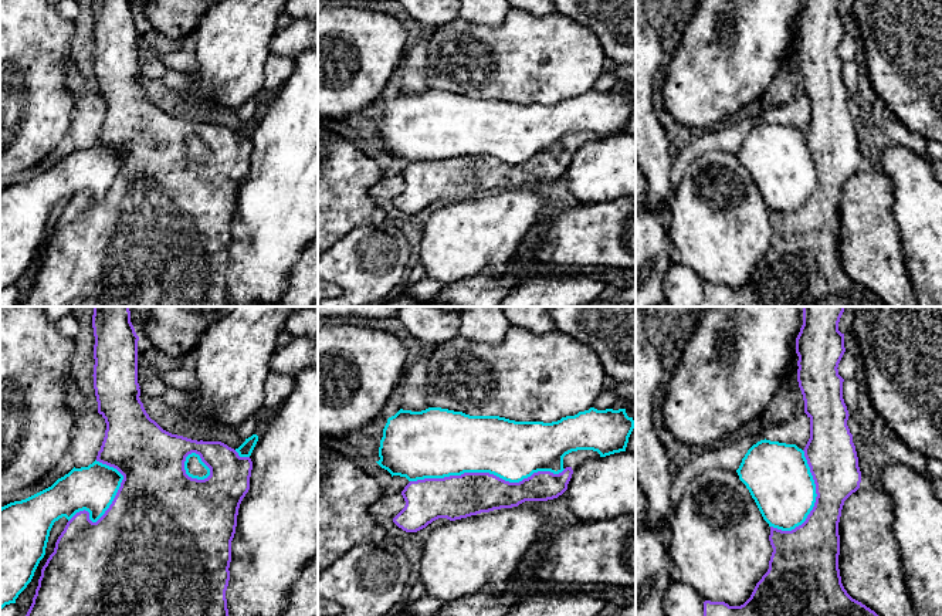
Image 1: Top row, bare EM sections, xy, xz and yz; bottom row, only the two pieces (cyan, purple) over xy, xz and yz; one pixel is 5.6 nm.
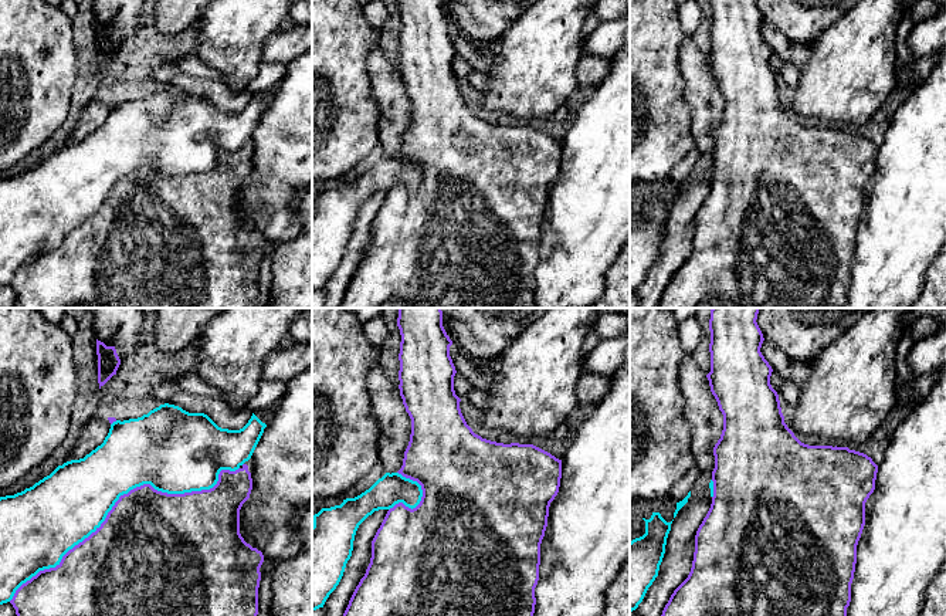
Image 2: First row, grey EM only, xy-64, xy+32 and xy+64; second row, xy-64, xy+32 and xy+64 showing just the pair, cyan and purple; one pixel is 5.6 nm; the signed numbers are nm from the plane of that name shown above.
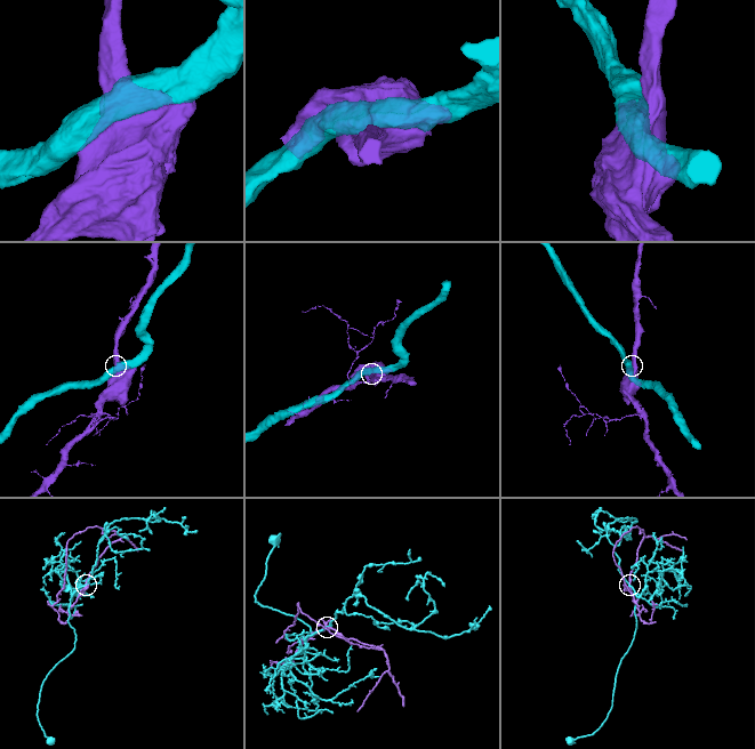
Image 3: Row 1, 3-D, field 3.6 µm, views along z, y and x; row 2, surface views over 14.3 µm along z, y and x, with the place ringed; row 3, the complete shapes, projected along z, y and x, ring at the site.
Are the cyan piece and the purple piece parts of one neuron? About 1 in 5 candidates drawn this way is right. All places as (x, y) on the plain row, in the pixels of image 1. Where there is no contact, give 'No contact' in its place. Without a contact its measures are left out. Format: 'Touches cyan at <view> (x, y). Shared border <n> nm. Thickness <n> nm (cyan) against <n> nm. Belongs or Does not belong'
Touches cyan at xz (487, 154). Shared border 900 nm. Thickness 360 nm (cyan) against 240 nm. Does not belong

